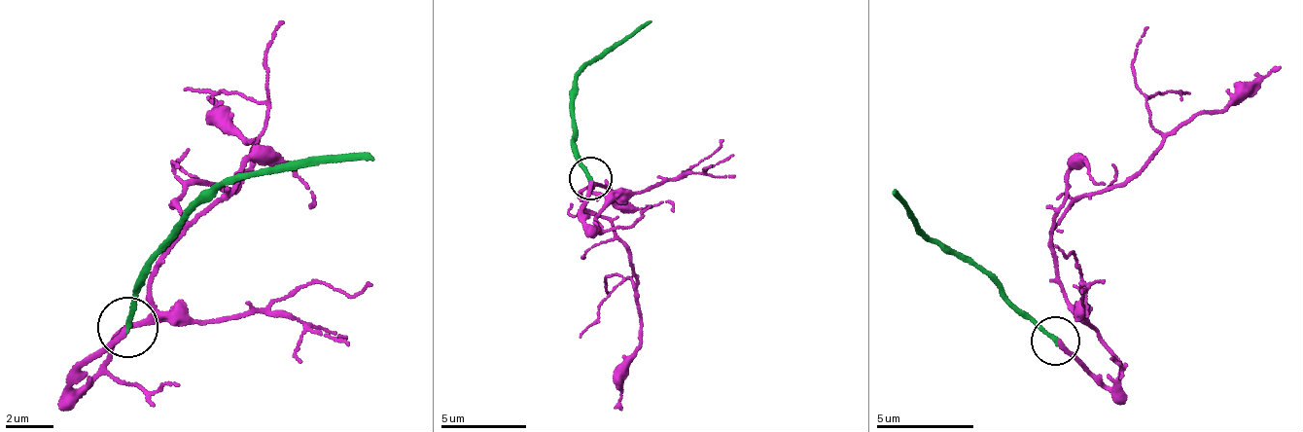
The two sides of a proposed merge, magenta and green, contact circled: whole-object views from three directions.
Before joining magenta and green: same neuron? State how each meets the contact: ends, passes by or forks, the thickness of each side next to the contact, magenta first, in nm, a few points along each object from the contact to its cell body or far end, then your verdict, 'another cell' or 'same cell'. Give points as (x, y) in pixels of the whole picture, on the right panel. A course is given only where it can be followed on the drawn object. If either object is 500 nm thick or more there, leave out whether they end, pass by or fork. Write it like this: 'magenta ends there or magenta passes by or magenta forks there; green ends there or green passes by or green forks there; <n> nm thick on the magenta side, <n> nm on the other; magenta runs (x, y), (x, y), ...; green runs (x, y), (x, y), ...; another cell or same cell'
magenta ends there; green ends there; 240 nm thick on the magenta side, 220 nm on the other; magenta runs (1057, 340), (1093, 374), (1118, 371), (1060, 282), (1048, 248), (1061, 214), (1276, 66); green runs (1057, 340), (997, 291), (992, 278), (930, 243), (906, 205), (896, 196); same cell

